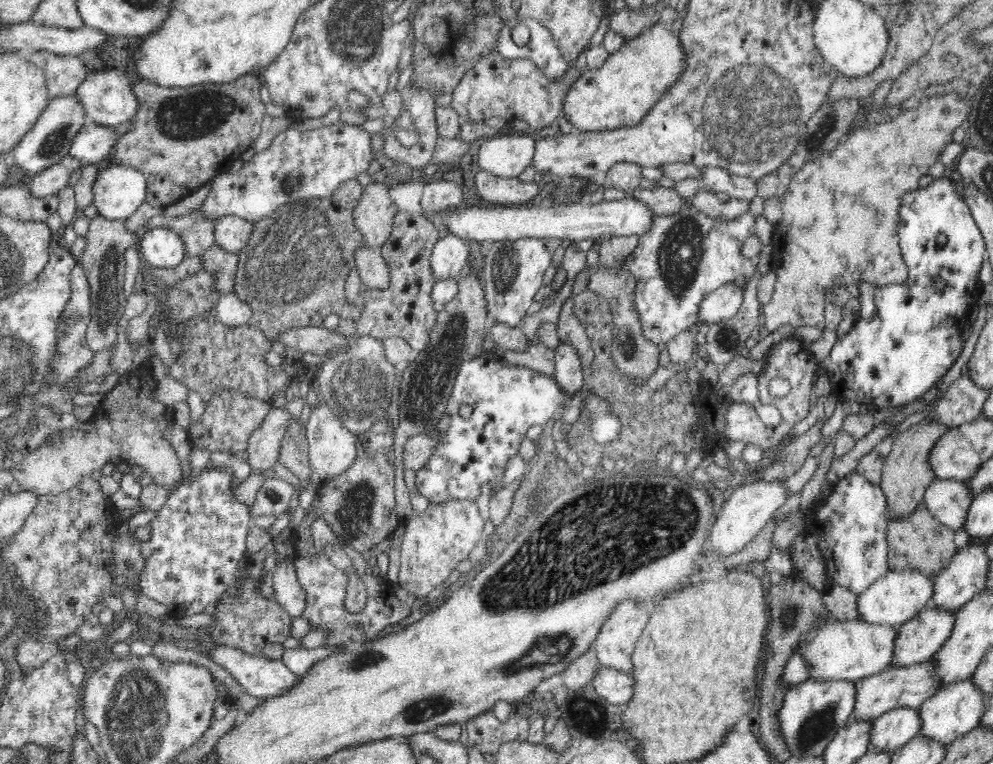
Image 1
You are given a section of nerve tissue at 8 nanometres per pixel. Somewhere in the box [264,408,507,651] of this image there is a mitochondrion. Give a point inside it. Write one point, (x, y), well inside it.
(355, 510)

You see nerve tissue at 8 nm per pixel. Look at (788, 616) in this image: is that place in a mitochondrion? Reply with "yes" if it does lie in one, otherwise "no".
yes

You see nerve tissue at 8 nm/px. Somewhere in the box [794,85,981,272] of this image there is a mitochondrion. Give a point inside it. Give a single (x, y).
(817, 137)

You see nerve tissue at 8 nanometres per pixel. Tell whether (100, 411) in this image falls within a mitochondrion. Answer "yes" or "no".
no

